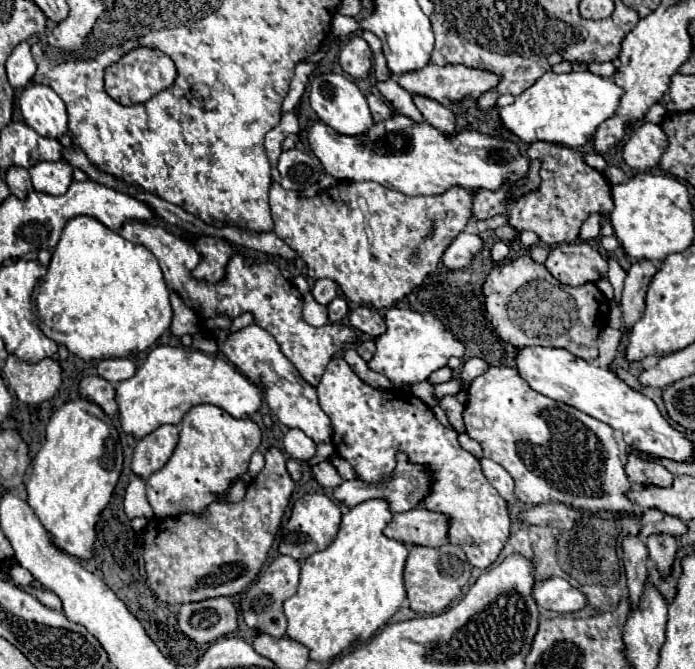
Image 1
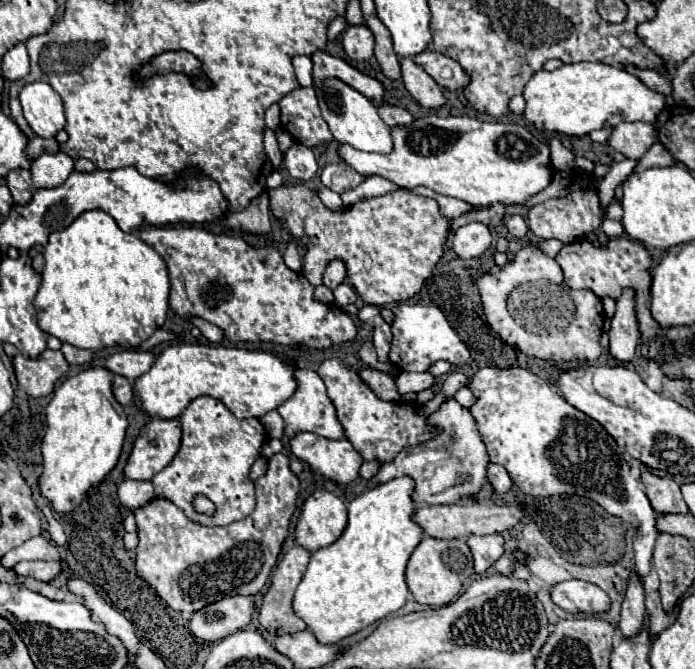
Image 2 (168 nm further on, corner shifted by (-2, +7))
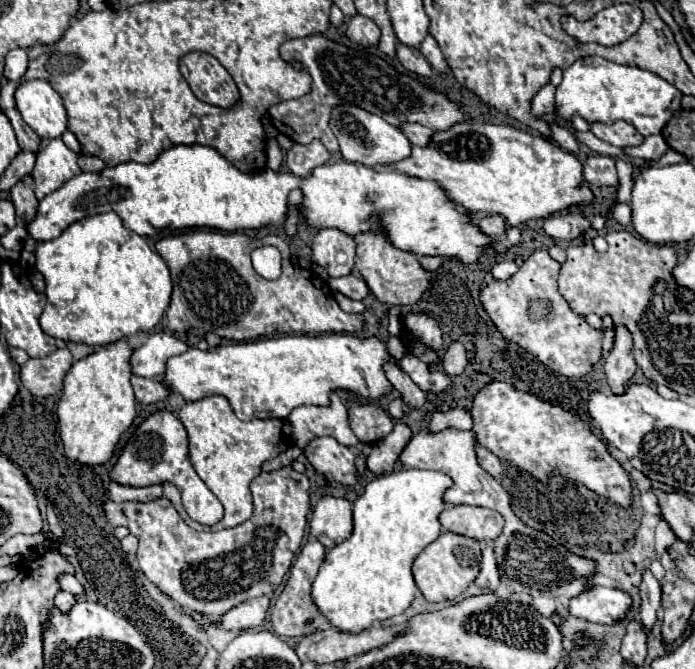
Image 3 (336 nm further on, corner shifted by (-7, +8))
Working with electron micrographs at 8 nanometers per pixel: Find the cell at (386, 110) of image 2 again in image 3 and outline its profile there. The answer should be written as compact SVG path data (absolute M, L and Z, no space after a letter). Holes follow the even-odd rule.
M400 124L398 126L402 130L402 134L416 146L426 146L430 136L432 136L432 130L422 126L422 124Z

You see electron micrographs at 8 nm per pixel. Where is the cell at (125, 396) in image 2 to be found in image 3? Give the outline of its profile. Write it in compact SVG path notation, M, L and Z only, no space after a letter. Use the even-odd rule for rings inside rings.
M132 376L132 388L134 388L134 396L136 396L136 400L140 404L154 404L158 400L166 400L168 398L166 386L162 382L158 382L158 380Z

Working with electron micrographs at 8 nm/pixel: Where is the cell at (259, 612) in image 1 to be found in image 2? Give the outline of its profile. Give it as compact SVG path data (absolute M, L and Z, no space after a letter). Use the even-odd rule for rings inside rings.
M295 545L291 551L287 551L281 561L277 563L277 567L273 569L273 577L271 577L271 585L269 585L269 591L265 593L263 597L263 605L259 609L259 623L265 631L269 633L275 633L275 635L281 635L281 633L297 633L297 631L303 631L307 629L305 621L299 619L291 607L291 601L293 601L293 593L299 585L299 581L303 579L303 573L309 565L309 557L311 553L305 549L305 547L299 547Z

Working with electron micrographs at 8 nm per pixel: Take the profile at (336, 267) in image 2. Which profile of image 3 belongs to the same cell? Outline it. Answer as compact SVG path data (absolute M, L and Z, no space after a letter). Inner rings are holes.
M338 228L318 230L312 242L312 260L326 268L332 278L348 276L354 268L354 256L356 242L346 232L338 232Z

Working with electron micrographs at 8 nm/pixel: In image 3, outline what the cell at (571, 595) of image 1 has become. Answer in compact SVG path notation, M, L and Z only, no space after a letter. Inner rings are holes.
M590 586L580 596L572 598L568 610L576 618L584 618L588 622L614 624L622 620L632 604L632 598L616 588Z

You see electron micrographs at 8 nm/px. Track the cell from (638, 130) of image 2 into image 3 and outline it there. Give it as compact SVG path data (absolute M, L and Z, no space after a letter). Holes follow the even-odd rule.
M618 120L618 122L610 124L610 126L594 122L594 124L590 124L590 130L600 140L604 140L604 142L608 142L612 146L618 146L618 148L640 146L644 142L644 136L632 124L628 124L624 120Z

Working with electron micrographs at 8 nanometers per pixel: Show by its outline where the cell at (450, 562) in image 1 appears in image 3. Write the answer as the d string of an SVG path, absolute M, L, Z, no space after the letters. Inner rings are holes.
M442 532L432 544L428 544L416 556L412 566L416 586L428 602L454 600L474 582L478 572L480 572L480 542L452 532Z

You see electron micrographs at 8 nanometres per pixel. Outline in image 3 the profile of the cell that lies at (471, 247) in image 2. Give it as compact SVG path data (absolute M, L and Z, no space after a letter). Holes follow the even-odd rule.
M482 216L474 220L478 224L478 228L482 228L482 232L486 232L486 236L504 236L506 232L506 222L504 216Z

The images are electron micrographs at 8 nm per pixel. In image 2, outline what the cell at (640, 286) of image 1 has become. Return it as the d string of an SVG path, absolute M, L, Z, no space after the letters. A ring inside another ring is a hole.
M625 289L621 299L617 301L617 311L615 317L611 319L609 329L609 355L623 363L629 363L633 359L639 341L637 319L633 309L635 309L633 291Z

